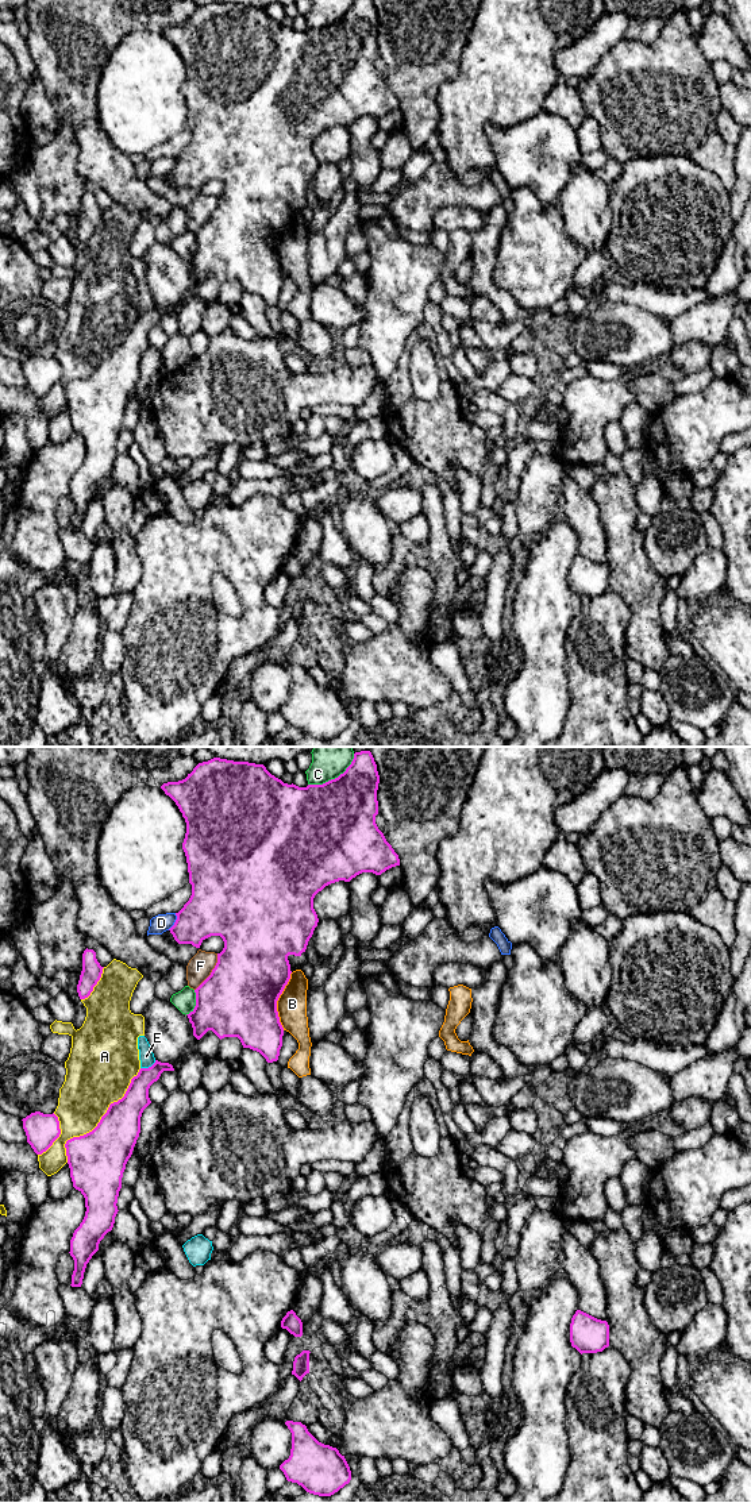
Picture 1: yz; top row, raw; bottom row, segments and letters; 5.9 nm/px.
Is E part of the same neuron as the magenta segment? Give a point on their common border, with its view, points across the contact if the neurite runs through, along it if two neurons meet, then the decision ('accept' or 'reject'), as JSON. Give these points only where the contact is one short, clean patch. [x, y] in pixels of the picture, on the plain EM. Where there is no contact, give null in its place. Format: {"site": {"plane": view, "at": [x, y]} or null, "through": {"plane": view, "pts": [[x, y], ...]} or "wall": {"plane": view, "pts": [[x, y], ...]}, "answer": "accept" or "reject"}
{"site": {"plane": "yz", "at": [149, 311]}, "answer": "reject"}

